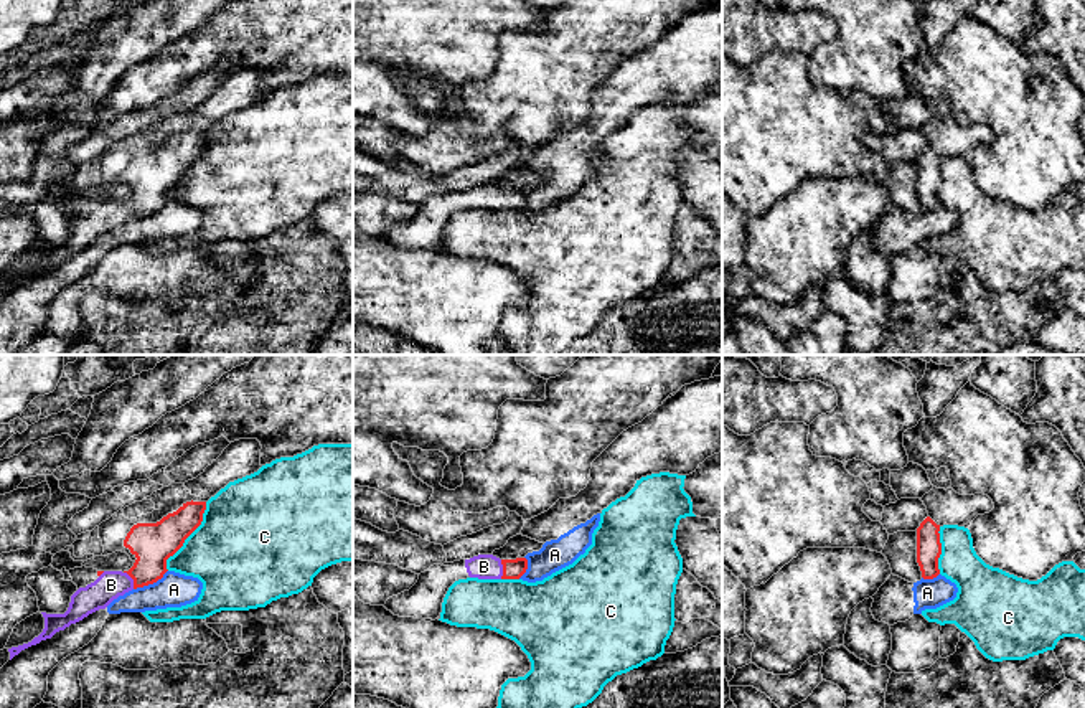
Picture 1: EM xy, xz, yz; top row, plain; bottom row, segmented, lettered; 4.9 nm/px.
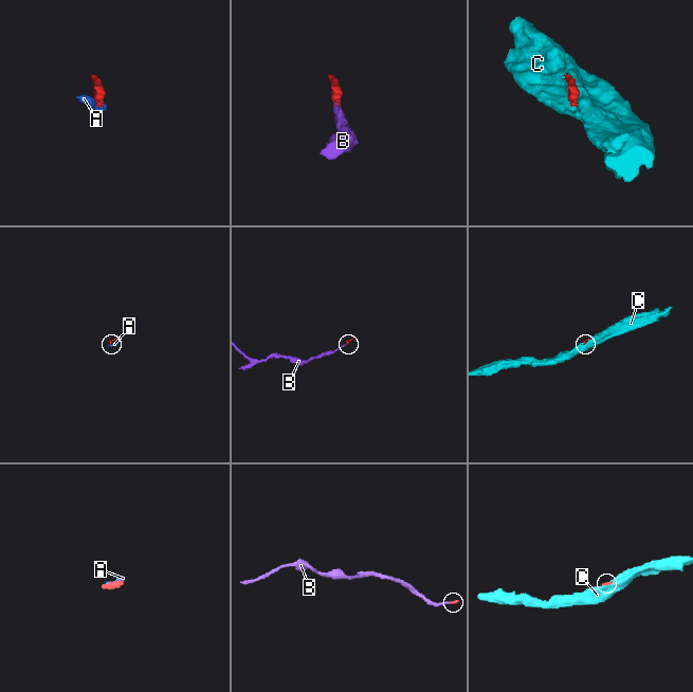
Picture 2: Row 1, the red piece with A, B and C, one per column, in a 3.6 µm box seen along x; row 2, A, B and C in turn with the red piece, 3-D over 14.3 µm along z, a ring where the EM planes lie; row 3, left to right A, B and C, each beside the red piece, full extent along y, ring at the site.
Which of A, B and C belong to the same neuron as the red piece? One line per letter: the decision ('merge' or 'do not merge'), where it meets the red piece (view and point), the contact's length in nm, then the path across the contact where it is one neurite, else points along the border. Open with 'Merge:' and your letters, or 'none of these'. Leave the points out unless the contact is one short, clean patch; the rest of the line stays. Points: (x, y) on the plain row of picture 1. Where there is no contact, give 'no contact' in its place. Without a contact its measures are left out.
Merge: B
A: do not merge; meets red in xy at (150, 213); contact 190 nm long; border along xy (167, 200), (155, 212), (134, 220)
B: merge; meets red in xz at (503, 200); contact 100 nm long; runs through xz (511, 198), (503, 200), (483, 197)
C: do not merge; meets red in xy at (188, 165); contact 380 nm long

